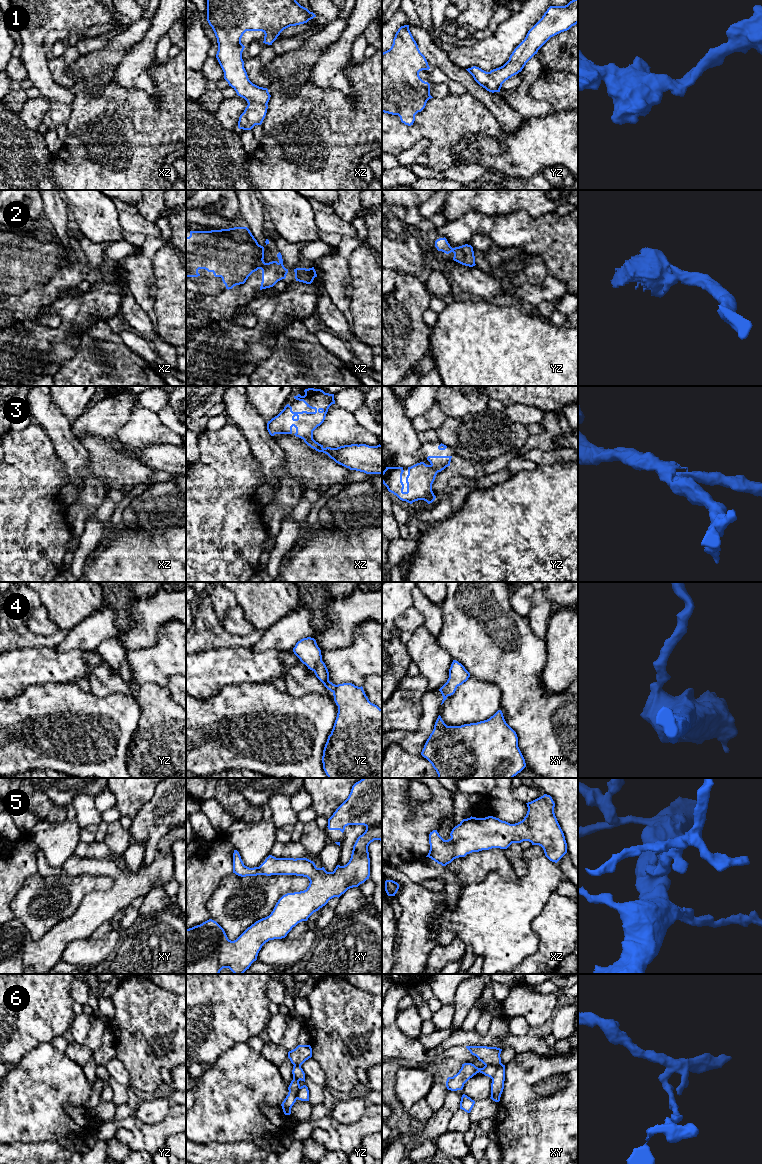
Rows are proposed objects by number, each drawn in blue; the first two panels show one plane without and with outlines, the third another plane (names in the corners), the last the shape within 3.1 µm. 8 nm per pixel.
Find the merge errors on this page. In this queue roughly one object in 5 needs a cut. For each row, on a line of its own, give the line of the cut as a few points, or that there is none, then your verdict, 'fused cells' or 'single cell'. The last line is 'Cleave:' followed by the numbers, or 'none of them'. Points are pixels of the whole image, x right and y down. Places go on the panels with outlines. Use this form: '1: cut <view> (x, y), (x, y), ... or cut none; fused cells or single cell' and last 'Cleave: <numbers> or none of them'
1: cut none; single cell
2: cut none; single cell
3: cut none; single cell
4: cut none; single cell
5: cut none; single cell
6: cut xy (487, 1064), (492, 1064), (496, 1068), (495, 1074), (491, 1078); fused cells
Cleave: 6

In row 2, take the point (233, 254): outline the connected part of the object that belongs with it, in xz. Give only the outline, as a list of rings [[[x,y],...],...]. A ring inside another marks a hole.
[[[247,227],[211,231],[190,231],[186,237],[186,277],[198,277],[199,269],[212,272],[221,277],[226,289],[244,284],[248,277],[258,269],[262,270],[260,290],[273,287],[278,281],[285,279],[288,273],[283,265],[282,255],[277,254],[279,261],[264,262],[264,247],[259,245]]]

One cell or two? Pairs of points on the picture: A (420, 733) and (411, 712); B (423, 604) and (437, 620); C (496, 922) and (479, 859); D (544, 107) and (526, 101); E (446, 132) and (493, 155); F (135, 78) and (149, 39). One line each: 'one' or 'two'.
A: two
B: one
C: two
D: one
E: two
F: one

